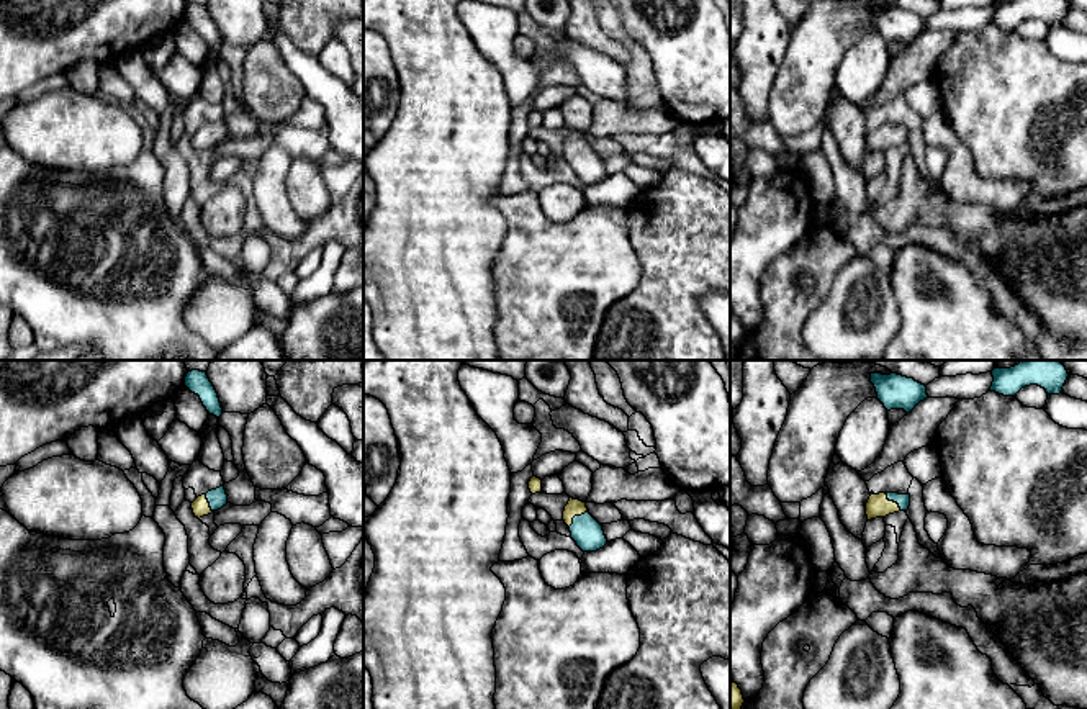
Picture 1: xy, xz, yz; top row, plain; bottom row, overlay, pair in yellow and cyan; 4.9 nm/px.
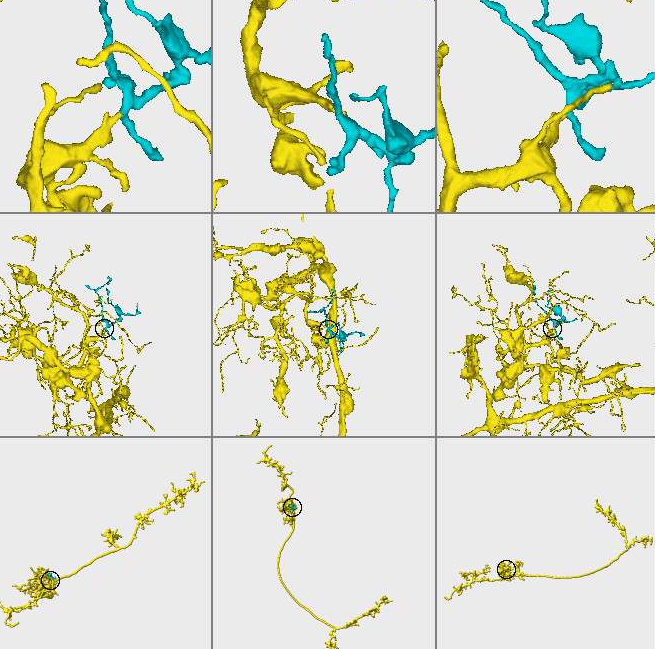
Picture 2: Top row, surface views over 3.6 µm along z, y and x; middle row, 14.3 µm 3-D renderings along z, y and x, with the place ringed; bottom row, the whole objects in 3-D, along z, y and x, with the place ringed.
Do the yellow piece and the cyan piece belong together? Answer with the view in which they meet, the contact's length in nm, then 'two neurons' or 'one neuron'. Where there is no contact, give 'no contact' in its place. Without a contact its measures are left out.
meets yellow in xz; contact 130 nm long; one neuron

